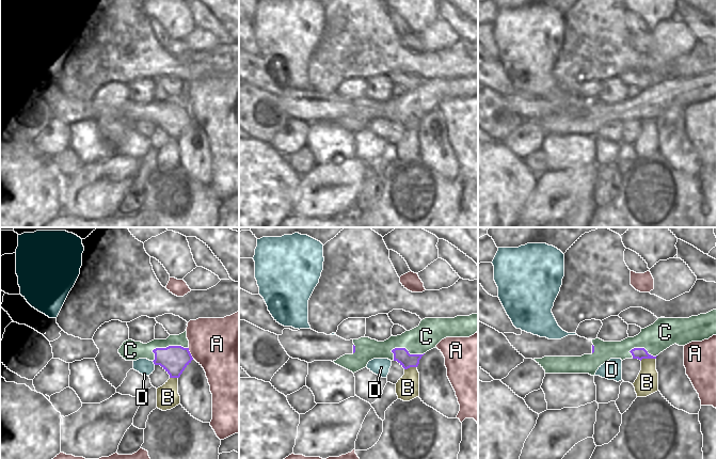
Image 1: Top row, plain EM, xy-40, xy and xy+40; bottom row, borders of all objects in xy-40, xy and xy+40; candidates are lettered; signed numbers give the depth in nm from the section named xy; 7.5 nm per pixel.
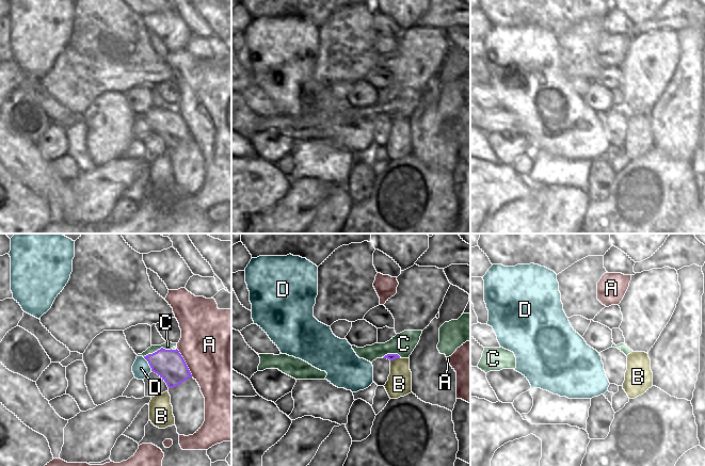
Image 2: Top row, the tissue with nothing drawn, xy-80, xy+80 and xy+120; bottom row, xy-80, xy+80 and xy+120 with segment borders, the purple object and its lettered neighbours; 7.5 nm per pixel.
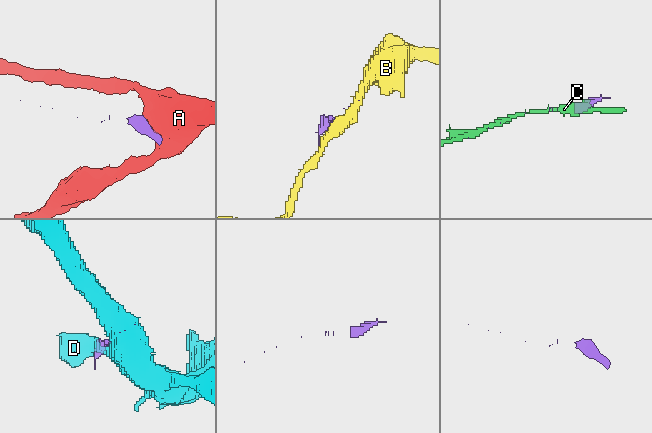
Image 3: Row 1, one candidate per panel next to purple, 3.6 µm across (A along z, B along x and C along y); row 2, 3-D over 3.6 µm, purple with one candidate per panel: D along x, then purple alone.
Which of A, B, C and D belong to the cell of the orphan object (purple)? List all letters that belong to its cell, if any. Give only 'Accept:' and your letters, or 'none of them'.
Accept: none of them

